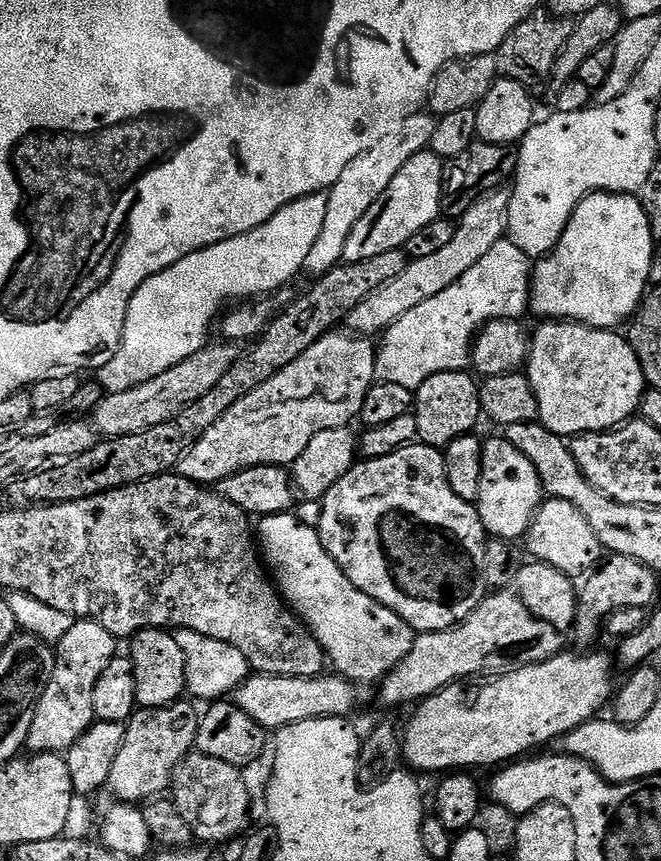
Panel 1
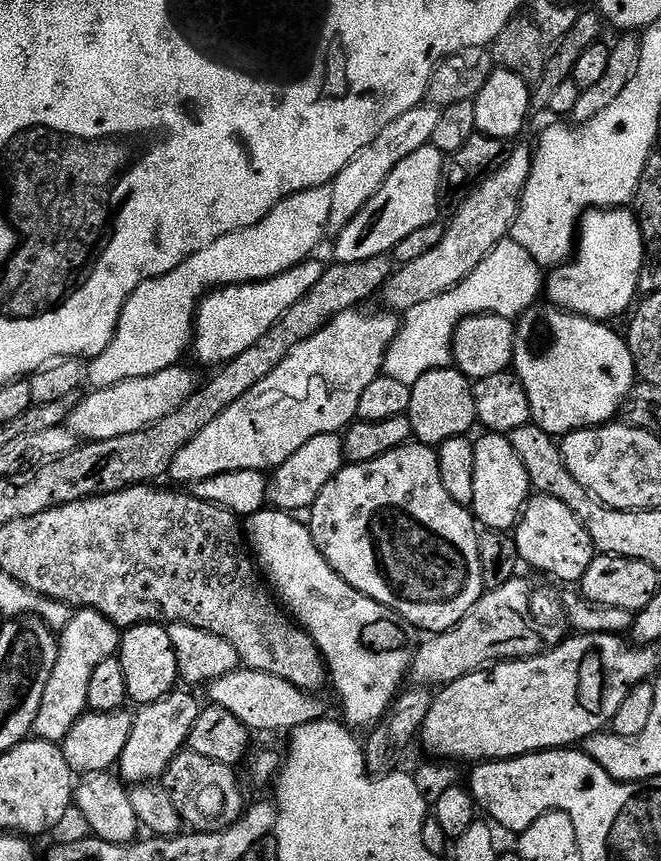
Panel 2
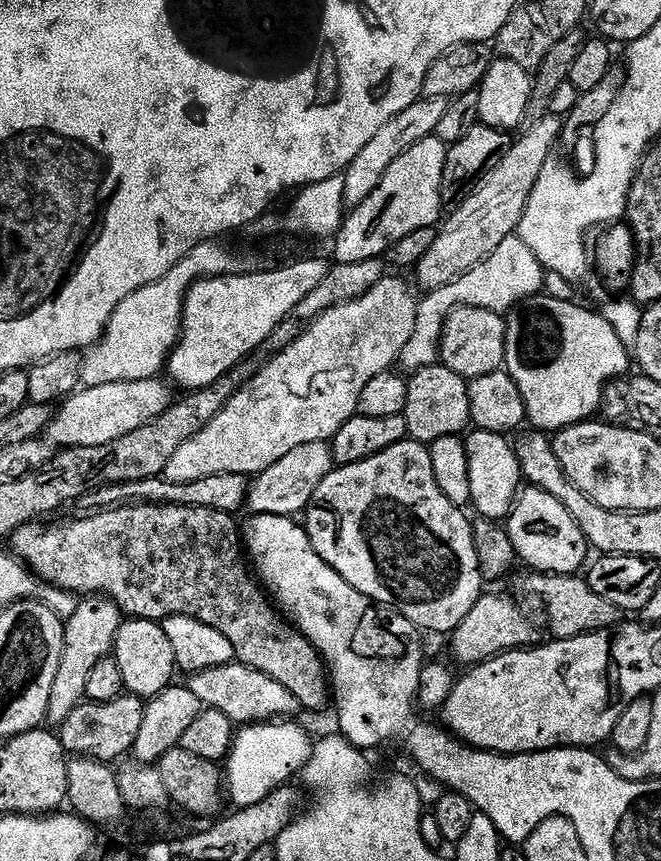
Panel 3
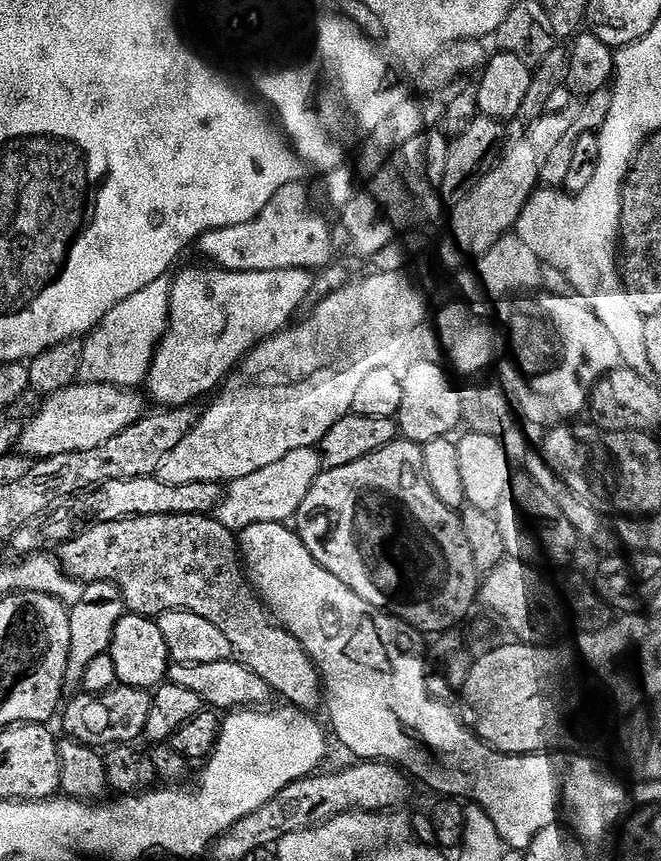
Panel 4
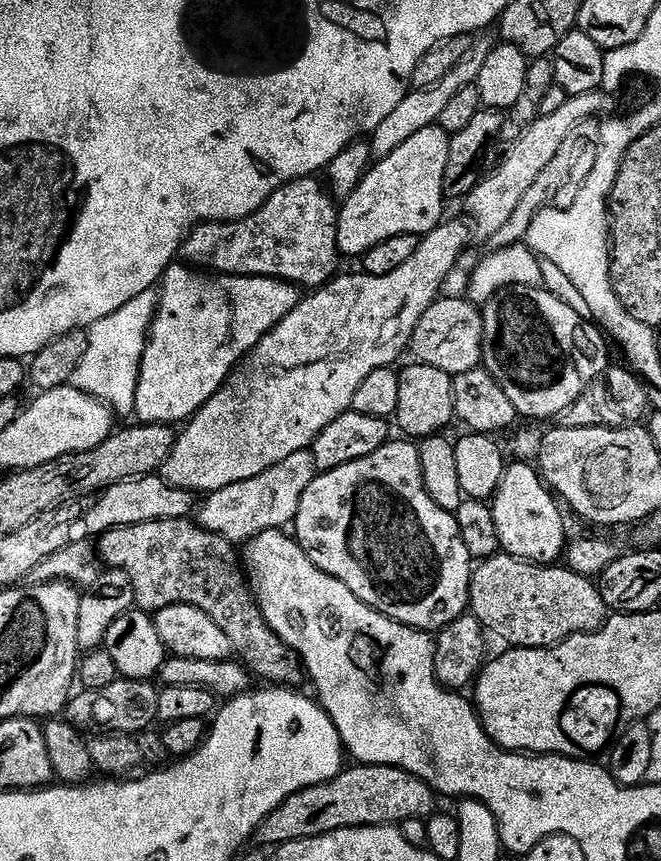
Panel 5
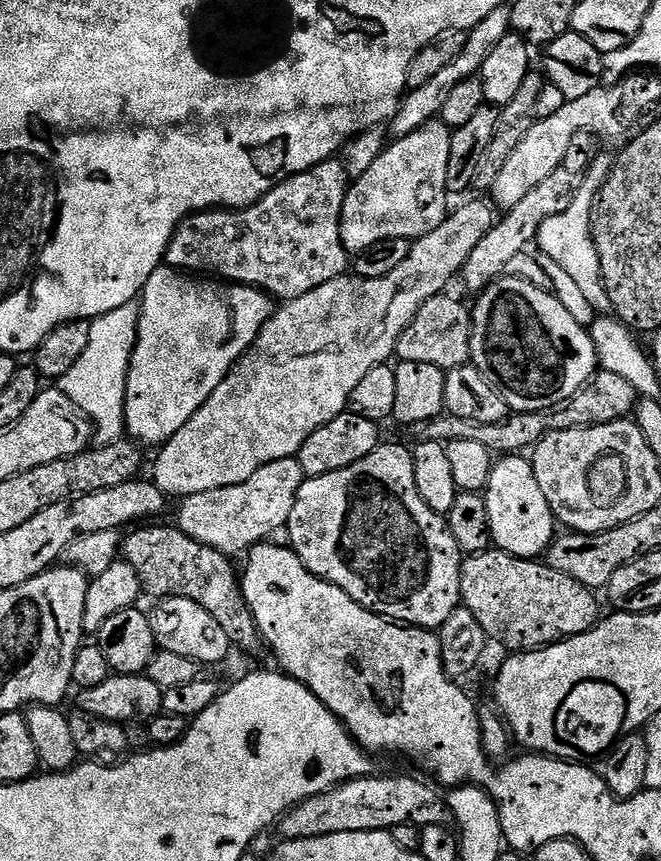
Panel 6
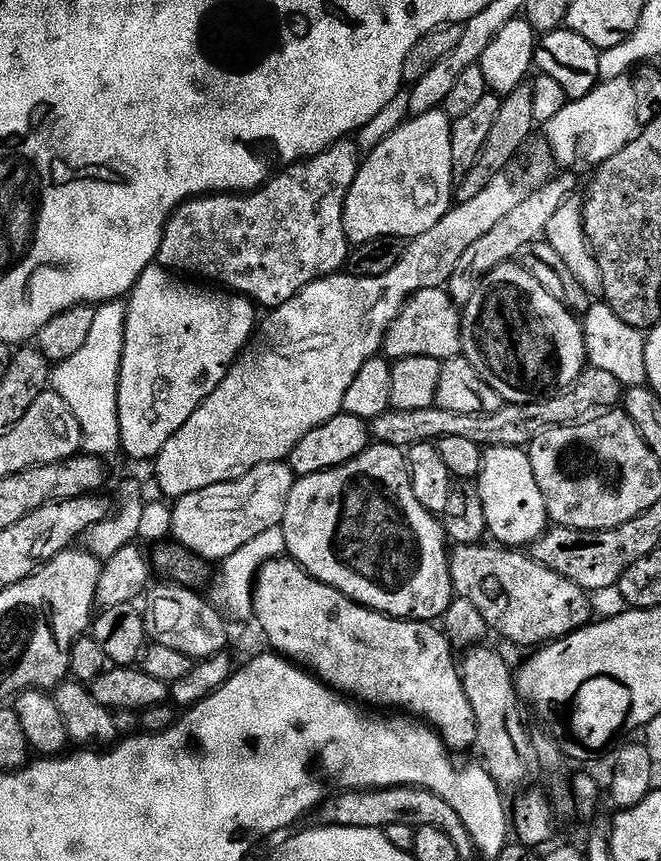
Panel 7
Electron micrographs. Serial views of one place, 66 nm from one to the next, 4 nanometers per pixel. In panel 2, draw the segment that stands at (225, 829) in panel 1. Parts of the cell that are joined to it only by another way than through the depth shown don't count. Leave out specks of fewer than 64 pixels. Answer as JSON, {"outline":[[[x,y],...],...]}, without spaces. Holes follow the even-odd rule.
{"outline":[[[185,749],[179,752],[162,777],[174,808],[185,825],[198,832],[222,832],[237,823],[246,810],[237,771],[224,763],[211,761],[202,754]]]}

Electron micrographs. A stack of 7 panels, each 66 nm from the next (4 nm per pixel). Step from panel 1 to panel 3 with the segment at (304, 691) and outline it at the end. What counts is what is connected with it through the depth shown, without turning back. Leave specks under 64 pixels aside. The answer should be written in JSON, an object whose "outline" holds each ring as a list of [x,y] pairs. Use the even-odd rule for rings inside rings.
{"outline":[[[239,662],[193,672],[187,679],[186,687],[198,694],[204,708],[222,710],[222,714],[226,714],[226,718],[230,718],[236,726],[272,722],[277,718],[292,718],[295,717],[292,716],[295,712],[301,711],[298,698],[294,698],[294,694],[290,694],[290,690],[286,690],[282,682],[274,682],[274,678]]]}

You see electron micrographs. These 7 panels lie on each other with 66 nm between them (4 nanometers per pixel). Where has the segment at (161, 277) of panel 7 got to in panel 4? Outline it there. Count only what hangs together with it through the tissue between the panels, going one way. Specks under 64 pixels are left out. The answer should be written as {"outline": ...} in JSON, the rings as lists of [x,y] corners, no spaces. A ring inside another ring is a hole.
{"outline":[[[215,266],[204,267],[208,268],[190,268],[180,273],[177,271],[176,280],[174,276],[170,284],[168,329],[156,346],[156,357],[152,359],[152,369],[148,371],[146,381],[147,395],[152,395],[160,403],[157,405],[165,409],[183,408],[207,392],[215,393],[253,348],[264,340],[277,336],[293,323],[292,315],[308,304],[314,279],[313,273],[306,268],[227,272],[224,268]]]}

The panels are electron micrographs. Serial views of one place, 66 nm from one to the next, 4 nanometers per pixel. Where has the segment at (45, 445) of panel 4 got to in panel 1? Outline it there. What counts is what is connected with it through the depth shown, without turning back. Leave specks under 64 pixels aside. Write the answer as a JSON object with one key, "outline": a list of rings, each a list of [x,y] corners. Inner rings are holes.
{"outline":[[[232,342],[209,343],[198,354],[178,362],[166,374],[158,374],[158,378],[150,378],[150,382],[142,382],[142,386],[134,386],[130,390],[109,392],[101,400],[94,413],[96,431],[101,437],[129,436],[150,430],[150,426],[162,426],[162,422],[172,420],[183,408],[198,402],[202,394],[214,390],[214,382],[230,370],[230,366],[240,357],[241,349]]]}

